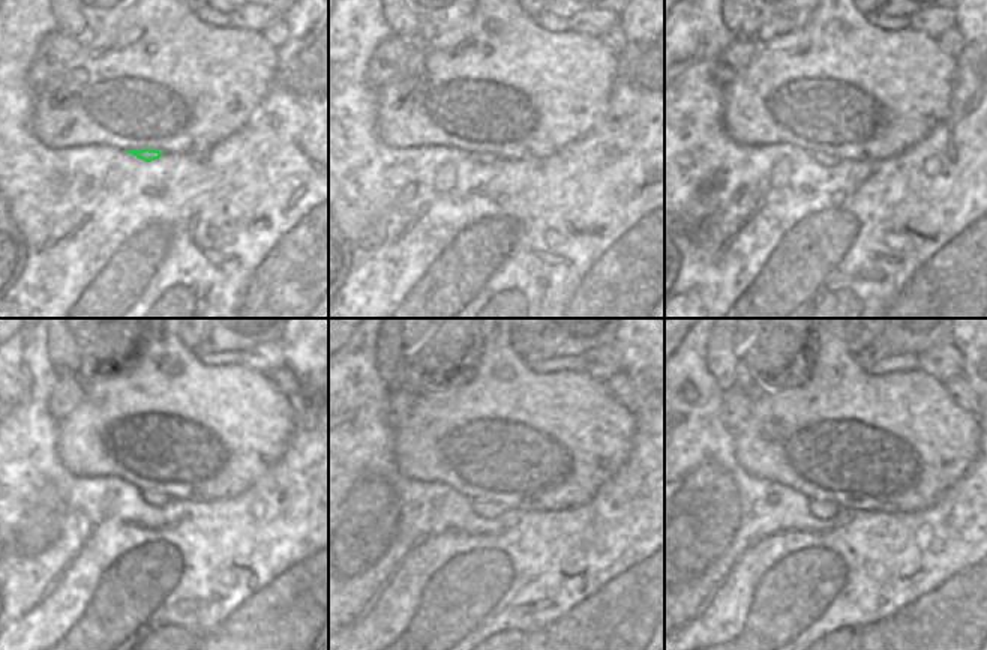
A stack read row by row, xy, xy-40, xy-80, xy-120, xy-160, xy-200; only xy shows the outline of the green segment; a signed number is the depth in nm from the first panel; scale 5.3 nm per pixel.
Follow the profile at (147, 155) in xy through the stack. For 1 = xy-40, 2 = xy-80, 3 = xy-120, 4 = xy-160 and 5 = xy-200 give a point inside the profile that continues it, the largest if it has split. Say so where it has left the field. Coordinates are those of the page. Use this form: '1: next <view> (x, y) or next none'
1: next xy-40 (483, 158)
2: next xy-80 (822, 159)
3: next xy-120 (152, 499)
4: next xy-160 (486, 509)
5: next xy-200 (819, 509)

